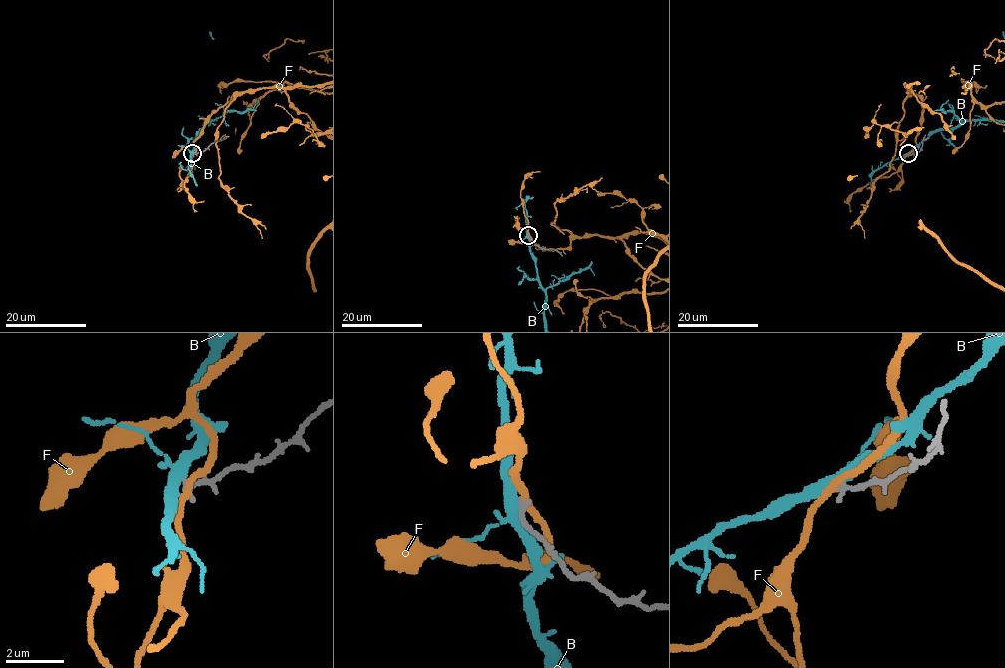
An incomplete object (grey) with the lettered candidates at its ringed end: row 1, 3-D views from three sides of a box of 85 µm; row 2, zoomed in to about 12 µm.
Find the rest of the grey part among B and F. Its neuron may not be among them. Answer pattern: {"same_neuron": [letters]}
{"same_neuron": []}

